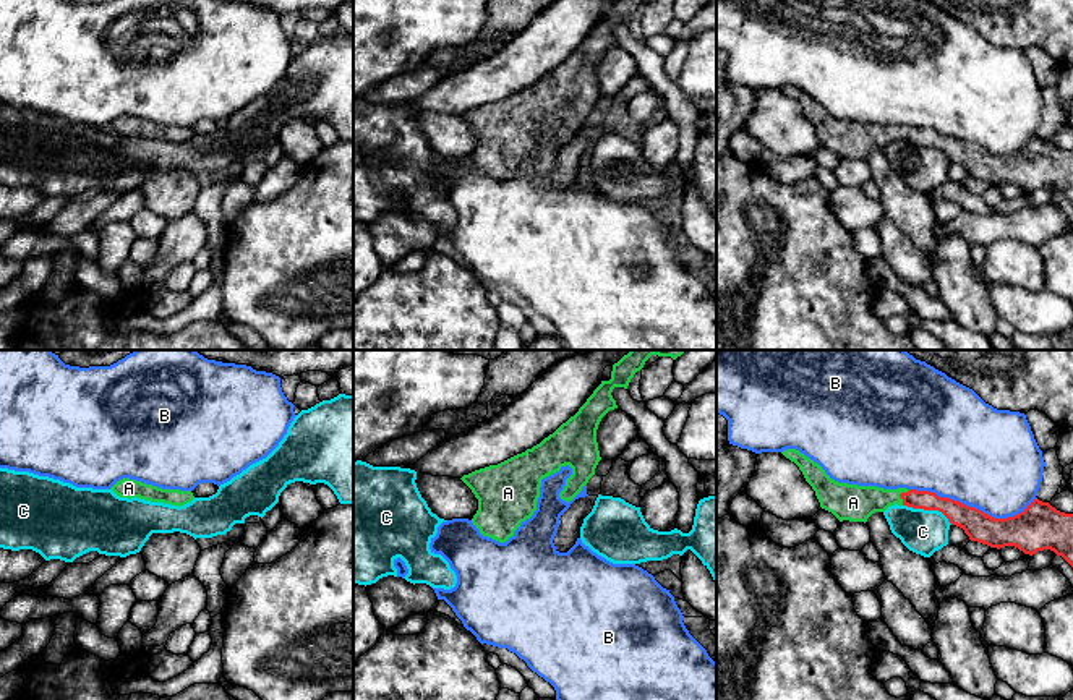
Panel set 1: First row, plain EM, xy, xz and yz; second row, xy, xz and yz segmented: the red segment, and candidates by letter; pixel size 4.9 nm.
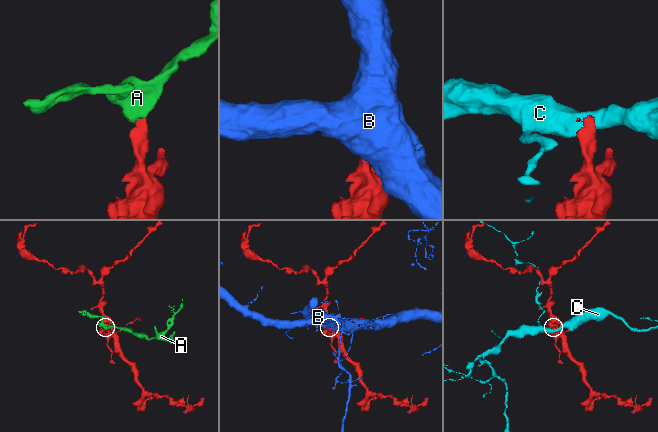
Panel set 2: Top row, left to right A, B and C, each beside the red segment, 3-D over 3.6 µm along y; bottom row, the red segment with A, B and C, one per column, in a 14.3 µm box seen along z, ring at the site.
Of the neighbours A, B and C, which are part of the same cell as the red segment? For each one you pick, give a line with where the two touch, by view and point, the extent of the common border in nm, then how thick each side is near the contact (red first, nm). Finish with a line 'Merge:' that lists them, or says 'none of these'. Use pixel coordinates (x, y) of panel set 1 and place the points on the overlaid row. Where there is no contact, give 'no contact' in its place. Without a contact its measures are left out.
A: yz (900, 495) | 90 nm | 100/180 nm
Merge: A

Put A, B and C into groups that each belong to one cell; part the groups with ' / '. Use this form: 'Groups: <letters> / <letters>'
Groups: A / B / C

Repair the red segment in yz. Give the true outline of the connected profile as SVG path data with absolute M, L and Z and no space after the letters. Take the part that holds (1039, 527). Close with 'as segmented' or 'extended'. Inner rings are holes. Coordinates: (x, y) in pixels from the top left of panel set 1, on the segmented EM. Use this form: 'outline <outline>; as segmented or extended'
outline M786 449L781 454L799 467L815 491L820 507L831 512L840 522L866 523L872 514L885 512L895 504L938 510L951 525L963 528L971 541L997 549L1015 546L1029 556L1050 549L1073 567L1073 514L1060 512L1049 502L1034 499L1018 515L994 519L976 507L930 491L838 483L799 450Z; extended

